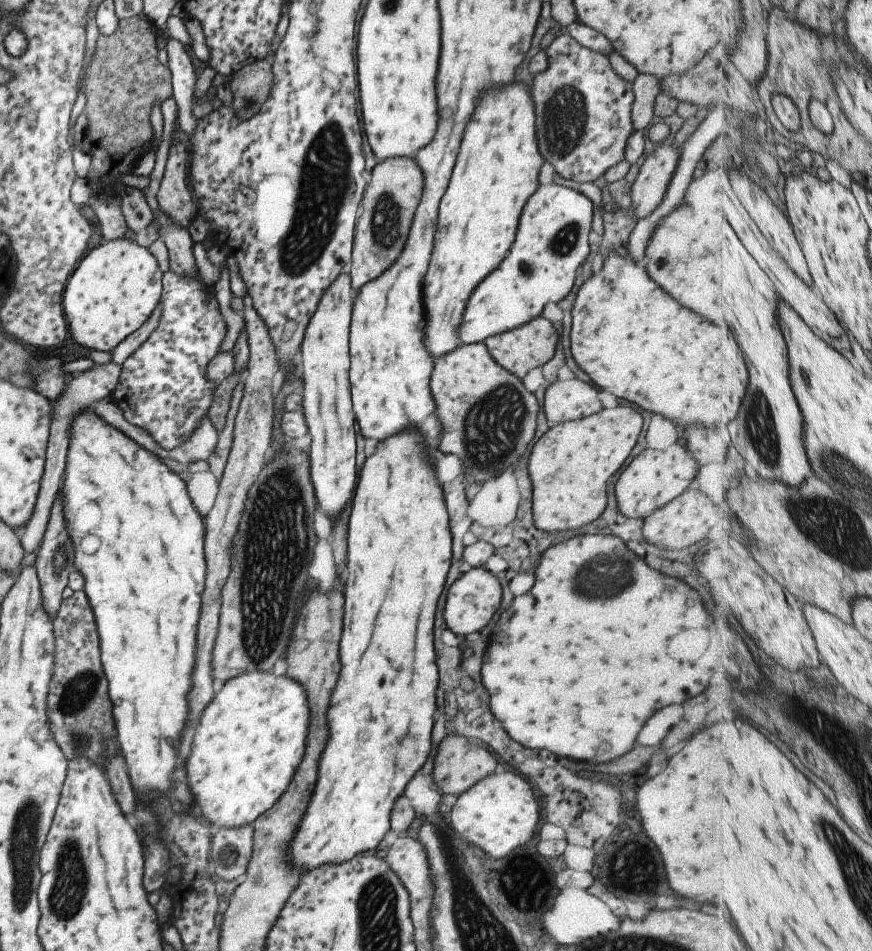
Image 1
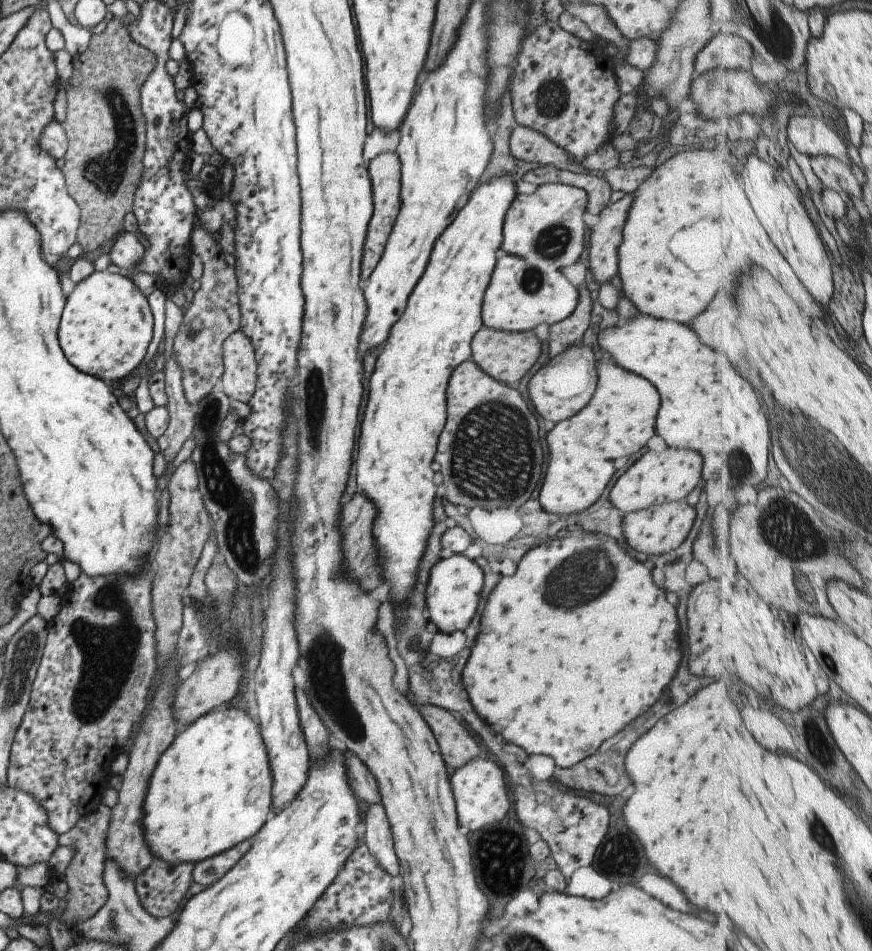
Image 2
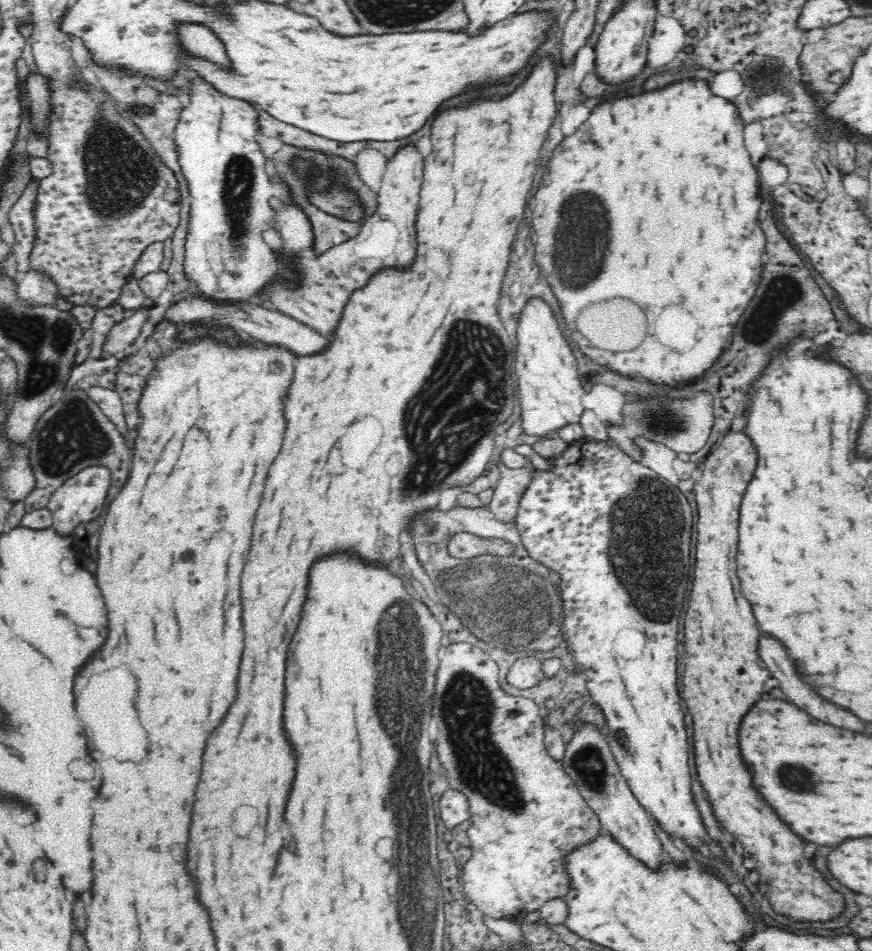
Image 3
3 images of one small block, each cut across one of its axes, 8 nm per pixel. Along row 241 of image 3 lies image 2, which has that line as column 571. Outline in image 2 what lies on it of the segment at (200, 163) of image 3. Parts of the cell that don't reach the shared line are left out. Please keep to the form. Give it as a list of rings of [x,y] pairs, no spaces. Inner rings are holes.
[[[548,183],[540,185],[529,195],[517,193],[516,198],[514,198],[504,219],[504,242],[502,242],[502,252],[504,252],[506,256],[500,256],[500,258],[498,258],[496,270],[494,270],[494,274],[492,274],[492,280],[490,280],[490,284],[488,284],[488,288],[486,288],[486,294],[484,294],[484,300],[482,300],[481,316],[484,327],[508,332],[532,331],[533,328],[536,328],[539,324],[556,324],[557,322],[568,318],[572,312],[574,312],[580,298],[580,293],[578,292],[578,289],[574,287],[574,284],[572,284],[560,270],[578,262],[582,252],[584,252],[584,242],[587,241],[588,227],[582,220],[582,214],[587,211],[587,204],[588,195],[585,190],[564,183]]]

